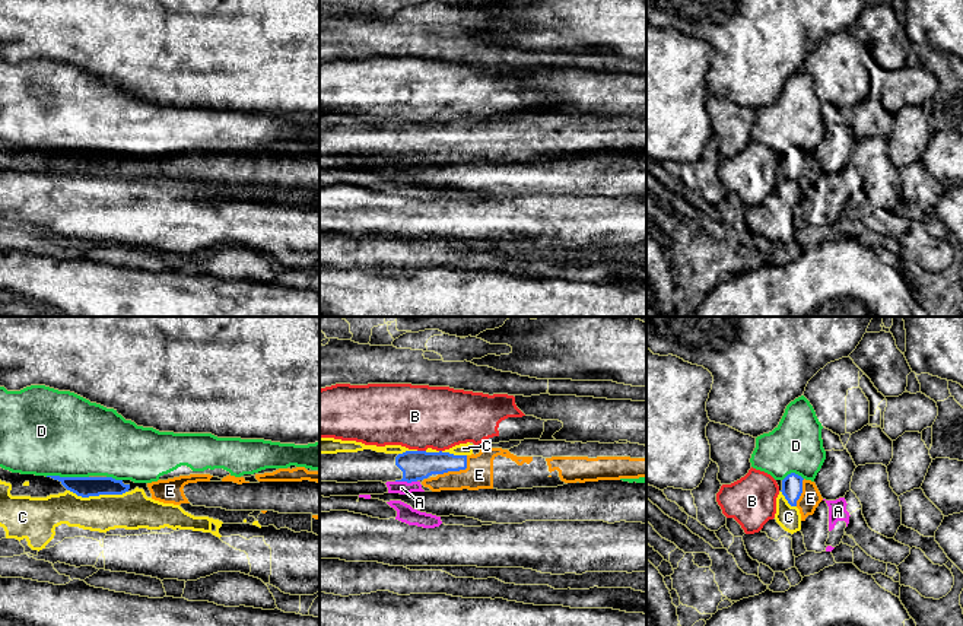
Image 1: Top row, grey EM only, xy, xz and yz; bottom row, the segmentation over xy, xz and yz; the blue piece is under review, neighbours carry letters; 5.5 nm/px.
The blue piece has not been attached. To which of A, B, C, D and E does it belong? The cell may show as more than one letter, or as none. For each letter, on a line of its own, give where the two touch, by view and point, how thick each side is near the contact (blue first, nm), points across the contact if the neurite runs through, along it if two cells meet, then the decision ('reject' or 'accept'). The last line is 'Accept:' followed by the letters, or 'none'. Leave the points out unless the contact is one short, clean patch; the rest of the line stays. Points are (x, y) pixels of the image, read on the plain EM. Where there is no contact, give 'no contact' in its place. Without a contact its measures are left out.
A: xz (406, 153) | 160/70 nm | along xz (396, 153), (416, 155) | reject
B: xz (422, 124) | 160/360 nm | reject
C: xy (98, 168) | 110/220 nm | reject
D: xy (67, 151) | 110/460 nm | reject
E: xz (457, 143) | 160/160 nm | accept
Accept: E

